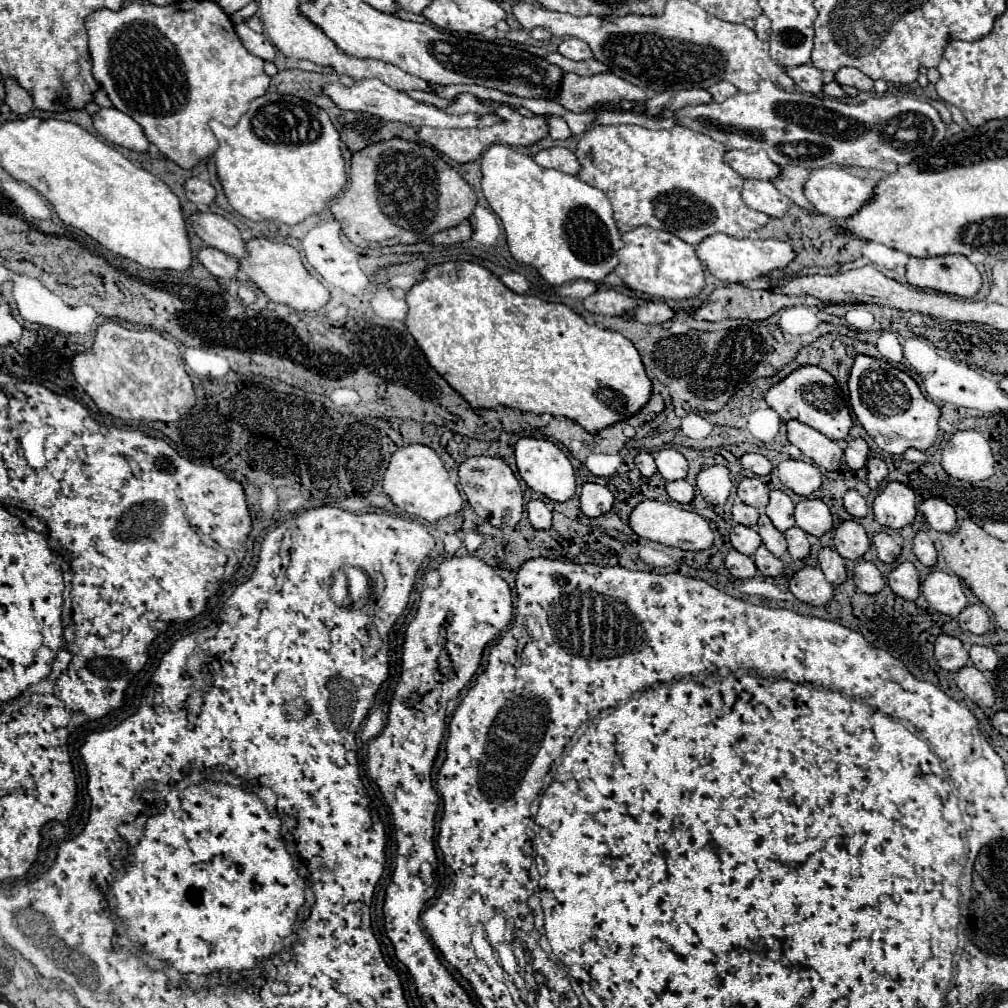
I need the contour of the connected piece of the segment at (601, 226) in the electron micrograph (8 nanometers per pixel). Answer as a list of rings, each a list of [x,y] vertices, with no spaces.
[[[492,144],[482,154],[480,162],[482,162],[482,192],[490,208],[500,216],[504,224],[508,248],[514,260],[534,266],[540,272],[540,276],[552,286],[562,286],[574,280],[600,282],[616,268],[618,264],[616,252],[620,250],[622,240],[616,222],[612,220],[610,200],[606,198],[604,192],[582,182],[572,174],[542,168],[530,156],[504,144]]]

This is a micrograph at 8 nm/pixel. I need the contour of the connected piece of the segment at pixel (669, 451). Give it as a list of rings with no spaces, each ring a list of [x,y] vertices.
[[[662,448],[656,454],[656,466],[658,472],[670,482],[670,480],[682,480],[688,474],[688,462],[676,448]]]

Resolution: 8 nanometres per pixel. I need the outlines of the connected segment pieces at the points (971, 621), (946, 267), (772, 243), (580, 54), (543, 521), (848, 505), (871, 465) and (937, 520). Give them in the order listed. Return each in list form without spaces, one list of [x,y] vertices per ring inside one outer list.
[[[970,604],[966,606],[960,614],[958,614],[958,624],[962,630],[972,632],[972,634],[984,634],[990,628],[990,620],[988,614],[982,606],[978,604]]]
[[[966,256],[910,258],[906,266],[906,280],[912,286],[946,292],[960,298],[972,298],[982,286],[980,272]]]
[[[712,234],[696,246],[696,256],[710,270],[712,276],[730,284],[756,280],[758,276],[768,274],[774,268],[784,268],[794,258],[794,250],[792,246],[788,246],[788,242],[780,240],[750,240],[750,238],[740,240],[728,234]]]
[[[568,38],[558,46],[558,52],[570,60],[590,60],[592,58],[592,50],[586,42],[578,40],[578,38]]]
[[[530,500],[528,502],[528,518],[534,528],[546,530],[552,524],[552,510],[542,500]]]
[[[848,490],[844,494],[844,508],[848,514],[852,514],[854,518],[864,518],[868,512],[866,500],[856,492],[856,490]]]
[[[870,458],[866,464],[866,470],[868,470],[868,486],[870,488],[878,488],[880,482],[888,474],[888,468],[886,468],[884,460],[880,460],[880,458]]]
[[[928,498],[920,504],[920,512],[926,518],[926,524],[938,532],[950,532],[956,526],[954,508],[942,498]]]

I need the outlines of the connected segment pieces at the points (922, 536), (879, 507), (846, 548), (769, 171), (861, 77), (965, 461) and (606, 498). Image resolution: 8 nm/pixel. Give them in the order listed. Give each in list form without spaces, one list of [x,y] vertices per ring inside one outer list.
[[[918,532],[914,536],[914,546],[912,552],[916,554],[916,558],[924,564],[924,566],[934,566],[936,564],[936,548],[932,544],[932,540],[928,538],[926,532]]]
[[[888,482],[886,488],[874,498],[876,520],[892,530],[908,526],[916,516],[914,490],[902,482]]]
[[[846,520],[836,528],[834,544],[836,544],[838,554],[848,560],[858,560],[870,548],[870,540],[868,540],[862,524],[856,520]]]
[[[728,150],[724,154],[724,162],[736,170],[742,178],[758,178],[758,180],[772,180],[778,174],[778,166],[760,152],[744,152],[744,150]]]
[[[840,68],[834,74],[834,80],[840,86],[854,86],[860,92],[872,92],[872,80],[866,74],[862,74],[860,70],[856,70],[856,68]]]
[[[958,430],[942,450],[942,468],[958,480],[986,480],[994,474],[990,444],[980,432]]]
[[[588,482],[582,486],[582,492],[580,492],[580,510],[594,518],[594,516],[602,516],[606,512],[610,512],[614,504],[614,494],[602,486],[602,484],[596,484],[596,482]]]

